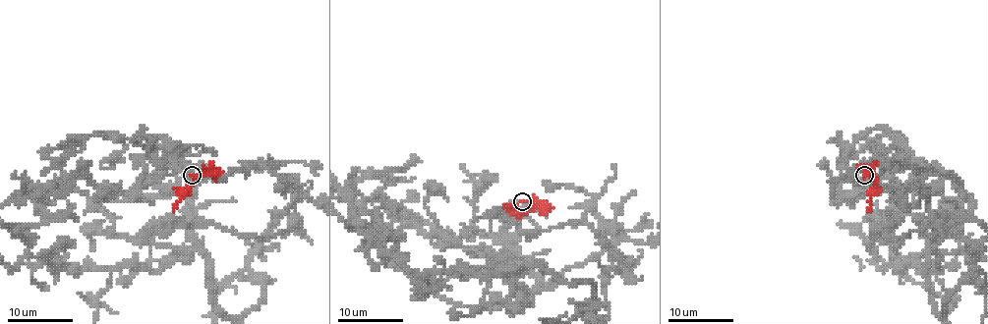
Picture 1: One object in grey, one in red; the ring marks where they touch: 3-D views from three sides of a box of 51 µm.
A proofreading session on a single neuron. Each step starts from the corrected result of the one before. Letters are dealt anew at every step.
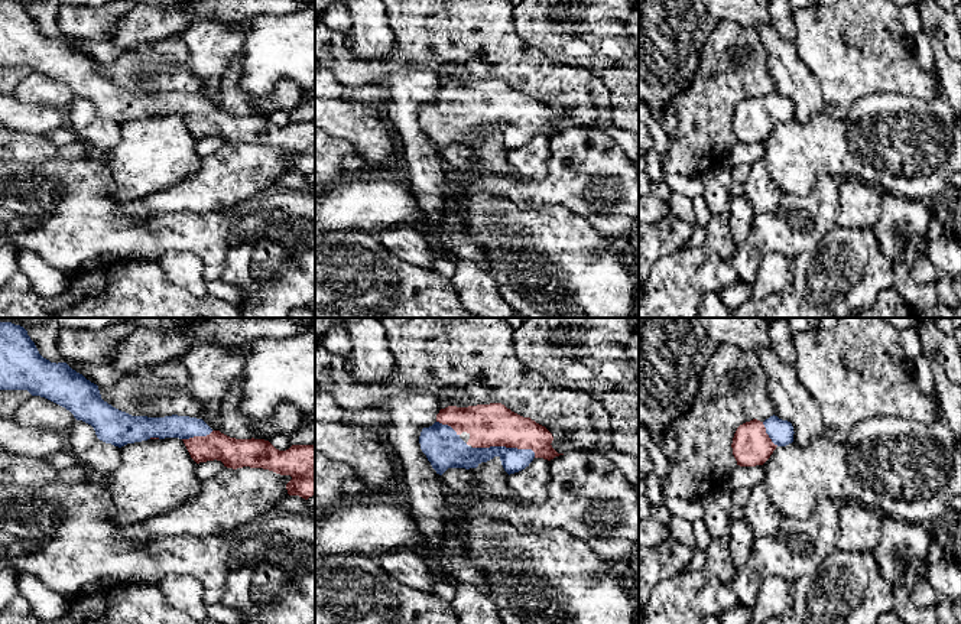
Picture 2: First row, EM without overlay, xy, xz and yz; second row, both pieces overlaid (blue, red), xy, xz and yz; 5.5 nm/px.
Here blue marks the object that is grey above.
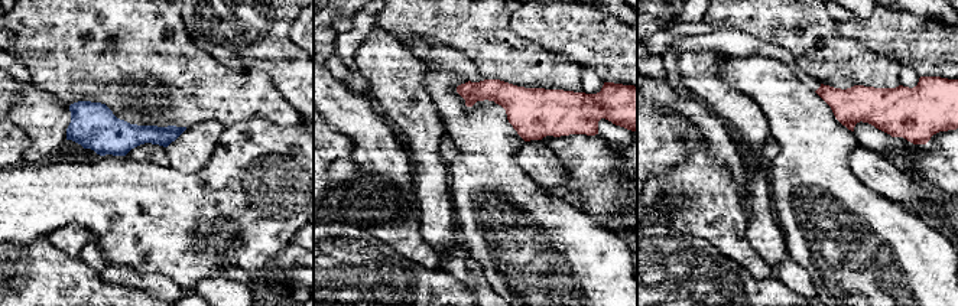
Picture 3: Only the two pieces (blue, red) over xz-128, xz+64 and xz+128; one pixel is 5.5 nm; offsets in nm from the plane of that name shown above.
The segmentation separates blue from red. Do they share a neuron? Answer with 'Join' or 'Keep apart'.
Join

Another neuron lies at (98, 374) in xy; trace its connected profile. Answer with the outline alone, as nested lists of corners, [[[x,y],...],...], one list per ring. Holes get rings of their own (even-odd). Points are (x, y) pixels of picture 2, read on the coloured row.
[[[68,364],[72,370],[82,374],[97,386],[113,386],[124,374],[110,365]]]

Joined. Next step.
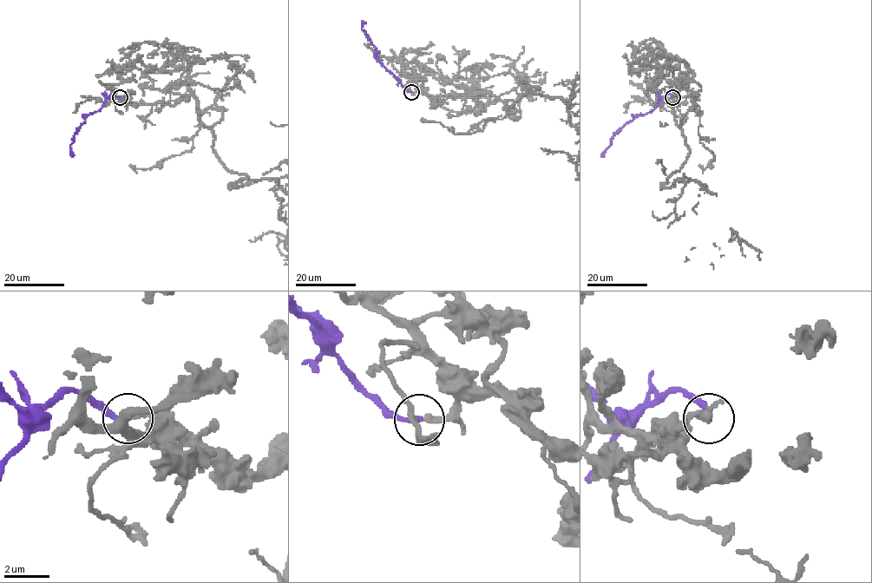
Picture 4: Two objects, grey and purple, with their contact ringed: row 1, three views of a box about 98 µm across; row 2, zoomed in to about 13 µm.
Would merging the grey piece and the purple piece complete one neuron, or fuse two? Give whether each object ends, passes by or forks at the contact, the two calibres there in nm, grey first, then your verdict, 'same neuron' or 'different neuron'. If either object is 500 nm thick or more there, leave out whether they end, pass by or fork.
grey ends there; purple ends there; 280 nm thick on the grey side, 240 nm on the other; same neuron

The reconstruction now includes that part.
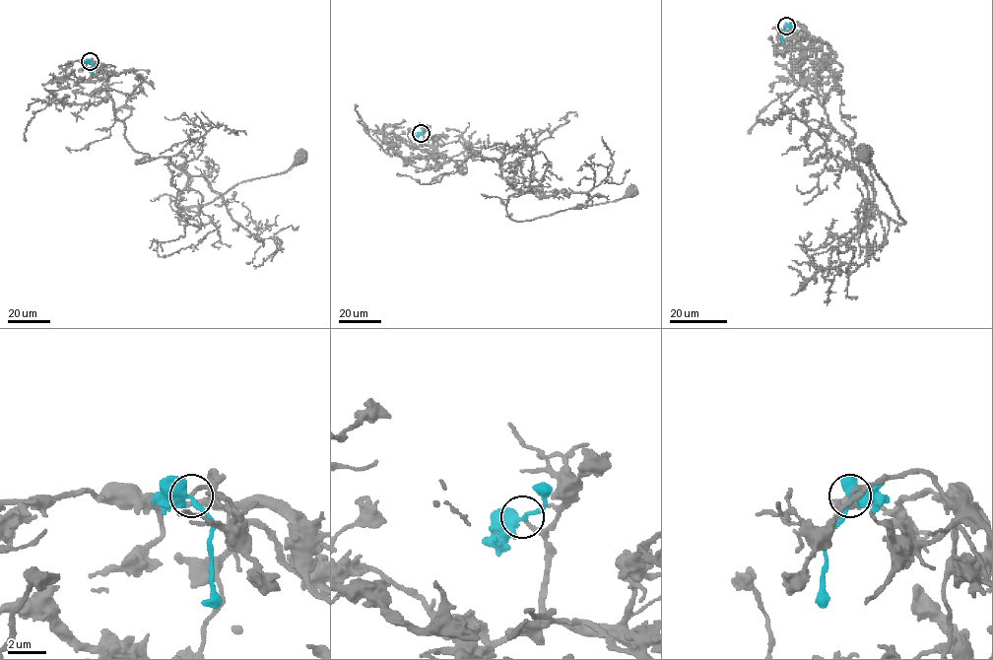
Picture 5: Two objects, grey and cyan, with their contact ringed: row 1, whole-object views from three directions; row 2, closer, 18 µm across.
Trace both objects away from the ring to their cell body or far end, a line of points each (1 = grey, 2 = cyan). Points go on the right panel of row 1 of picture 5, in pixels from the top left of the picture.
1: (786, 25), (835, 55), (815, 82), (831, 130), (808, 162), (841, 157), (880, 212), (903, 224), (863, 153)
2: (786, 25), (782, 42)

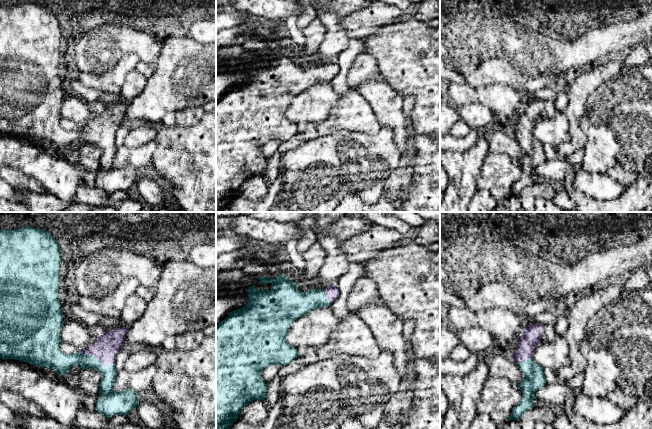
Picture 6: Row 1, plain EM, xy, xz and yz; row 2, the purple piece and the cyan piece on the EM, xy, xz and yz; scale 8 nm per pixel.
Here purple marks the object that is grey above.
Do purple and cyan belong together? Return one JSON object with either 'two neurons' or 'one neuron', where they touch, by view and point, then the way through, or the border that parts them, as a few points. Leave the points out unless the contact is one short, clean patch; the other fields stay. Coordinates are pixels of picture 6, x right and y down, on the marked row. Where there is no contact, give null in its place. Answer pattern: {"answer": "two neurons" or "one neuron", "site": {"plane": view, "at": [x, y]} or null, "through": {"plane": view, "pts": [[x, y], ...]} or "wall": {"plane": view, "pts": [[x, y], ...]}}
{"answer": "one neuron", "site": {"plane": "xy", "at": [97, 358]}, "through": {"plane": "xy", "pts": [[107, 345], [97, 358], [76, 358], [66, 361]]}}

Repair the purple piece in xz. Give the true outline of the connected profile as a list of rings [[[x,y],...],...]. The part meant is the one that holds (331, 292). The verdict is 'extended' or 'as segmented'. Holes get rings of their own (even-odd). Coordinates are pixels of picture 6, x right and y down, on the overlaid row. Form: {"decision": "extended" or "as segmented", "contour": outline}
{"decision": "extended", "contour": [[[283,274],[274,279],[258,278],[261,285],[271,283],[273,287],[270,290],[250,287],[248,304],[216,325],[216,429],[230,429],[248,403],[265,401],[267,386],[261,372],[272,364],[286,365],[298,356],[297,349],[286,340],[291,323],[317,308],[330,306],[339,296],[335,285],[301,292]]]}

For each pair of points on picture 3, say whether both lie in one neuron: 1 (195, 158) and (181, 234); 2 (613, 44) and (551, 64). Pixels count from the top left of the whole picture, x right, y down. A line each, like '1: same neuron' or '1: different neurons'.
1: different neurons
2: different neurons

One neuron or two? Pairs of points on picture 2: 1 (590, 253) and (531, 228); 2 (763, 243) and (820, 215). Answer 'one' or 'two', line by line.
1: one
2: one

